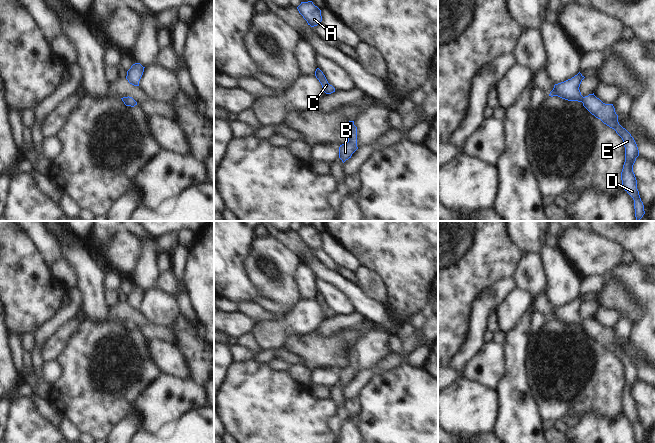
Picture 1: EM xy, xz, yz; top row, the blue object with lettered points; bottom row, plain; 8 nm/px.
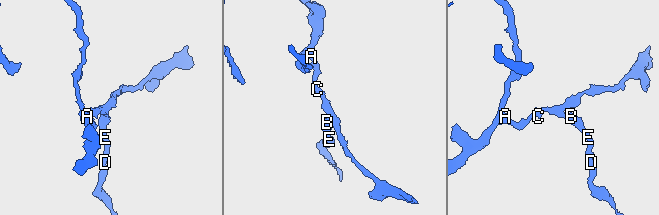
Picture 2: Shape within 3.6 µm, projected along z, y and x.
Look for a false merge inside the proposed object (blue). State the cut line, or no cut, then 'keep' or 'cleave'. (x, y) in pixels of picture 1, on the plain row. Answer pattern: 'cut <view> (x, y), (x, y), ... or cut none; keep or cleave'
cut none; keep

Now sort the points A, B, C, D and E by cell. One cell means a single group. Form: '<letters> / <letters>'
A B C D E

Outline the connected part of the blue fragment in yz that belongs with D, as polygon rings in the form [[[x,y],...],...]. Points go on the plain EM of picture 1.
[[[579,296],[577,299],[564,306],[554,309],[549,320],[558,320],[568,325],[582,326],[583,330],[604,348],[614,353],[622,362],[625,371],[625,386],[621,396],[623,413],[633,422],[636,443],[641,443],[645,438],[644,429],[637,413],[637,404],[633,396],[633,389],[639,380],[639,374],[634,362],[618,346],[618,339],[613,328],[605,328],[594,317],[583,321],[579,314],[585,301]]]

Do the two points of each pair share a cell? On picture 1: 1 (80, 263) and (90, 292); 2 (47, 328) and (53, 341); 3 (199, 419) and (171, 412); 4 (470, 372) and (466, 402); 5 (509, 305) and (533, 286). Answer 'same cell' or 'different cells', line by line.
1: same cell
2: different cells
3: different cells
4: different cells
5: different cells

